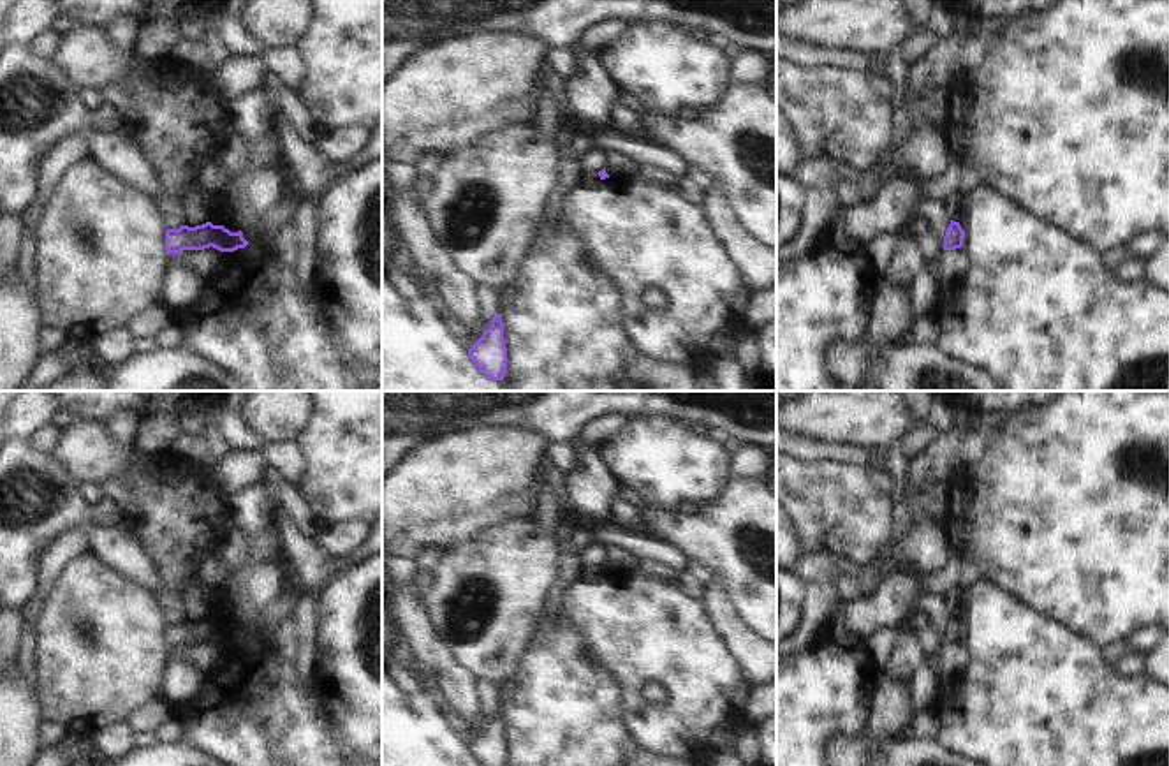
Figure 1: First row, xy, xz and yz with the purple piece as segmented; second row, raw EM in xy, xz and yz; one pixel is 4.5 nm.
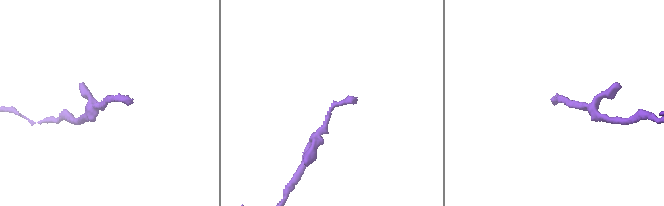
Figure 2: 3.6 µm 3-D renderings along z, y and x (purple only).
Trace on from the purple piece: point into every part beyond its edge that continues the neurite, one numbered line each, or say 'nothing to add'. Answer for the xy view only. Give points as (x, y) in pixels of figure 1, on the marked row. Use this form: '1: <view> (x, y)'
1: xy (263, 229)

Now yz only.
nothing to add

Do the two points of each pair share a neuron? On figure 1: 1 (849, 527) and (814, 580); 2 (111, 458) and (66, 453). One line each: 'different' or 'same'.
1: different
2: same

